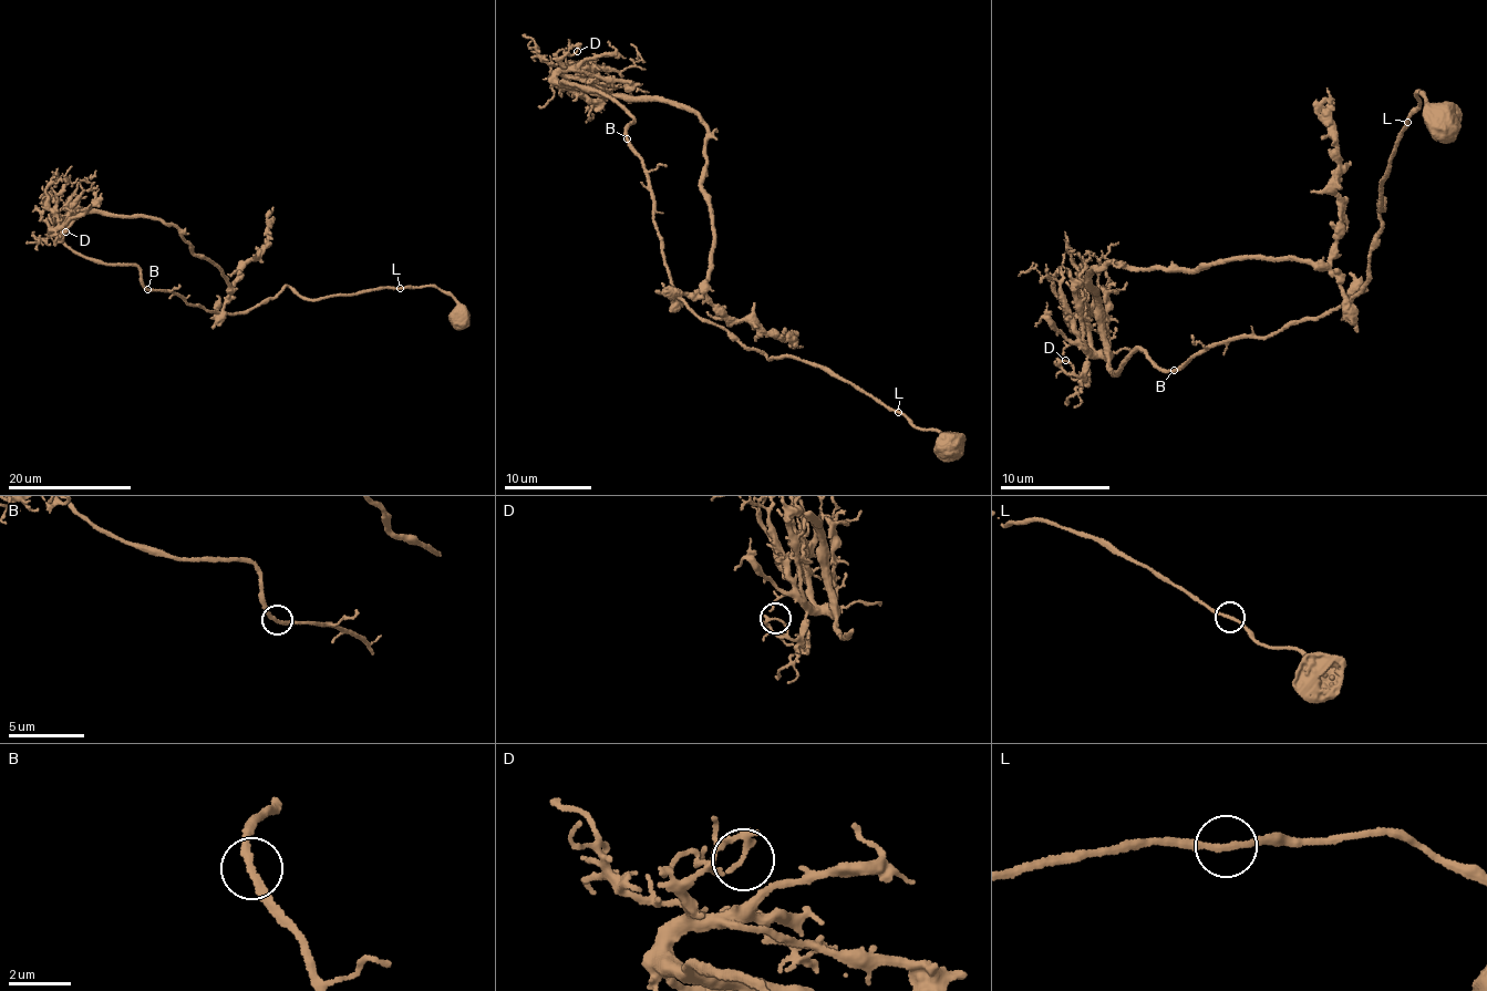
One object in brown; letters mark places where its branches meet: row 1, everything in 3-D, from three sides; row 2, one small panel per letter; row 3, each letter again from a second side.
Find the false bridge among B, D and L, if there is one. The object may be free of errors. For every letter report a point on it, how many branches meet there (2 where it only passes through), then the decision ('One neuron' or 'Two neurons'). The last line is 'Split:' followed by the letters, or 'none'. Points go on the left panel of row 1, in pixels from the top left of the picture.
B: Place: (147, 289). Branches: 2. One neuron
D: Place: (65, 231). Branches: 2. One neuron
L: Place: (400, 288). Branches: 2. One neuron
Split: none

